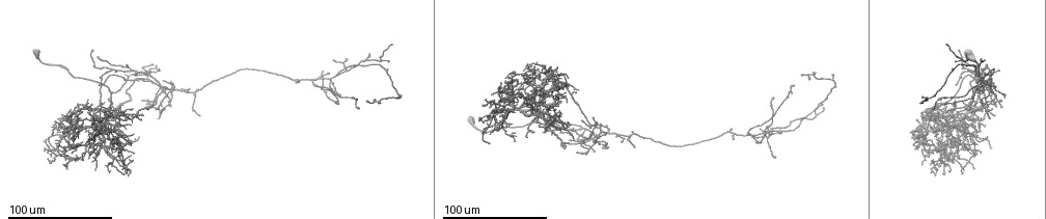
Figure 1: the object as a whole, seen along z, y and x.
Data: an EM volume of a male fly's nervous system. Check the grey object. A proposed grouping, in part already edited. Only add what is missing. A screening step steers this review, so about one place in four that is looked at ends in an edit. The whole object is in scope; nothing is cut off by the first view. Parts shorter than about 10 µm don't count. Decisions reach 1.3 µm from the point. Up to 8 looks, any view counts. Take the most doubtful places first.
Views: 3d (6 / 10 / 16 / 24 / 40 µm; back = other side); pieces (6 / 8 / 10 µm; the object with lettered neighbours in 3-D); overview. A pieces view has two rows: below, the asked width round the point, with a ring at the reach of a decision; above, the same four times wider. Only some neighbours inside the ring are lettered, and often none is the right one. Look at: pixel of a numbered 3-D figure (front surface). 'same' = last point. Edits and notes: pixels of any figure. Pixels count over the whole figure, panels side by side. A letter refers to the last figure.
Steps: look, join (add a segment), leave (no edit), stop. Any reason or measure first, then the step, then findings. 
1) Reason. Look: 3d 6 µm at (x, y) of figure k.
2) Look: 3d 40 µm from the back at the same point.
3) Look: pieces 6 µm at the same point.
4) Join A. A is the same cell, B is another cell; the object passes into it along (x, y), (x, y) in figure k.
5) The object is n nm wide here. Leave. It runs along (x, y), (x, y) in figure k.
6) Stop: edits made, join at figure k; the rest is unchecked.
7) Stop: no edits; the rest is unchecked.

An open end. Look: 3d 40 µm at (516, 105) of figure 1.

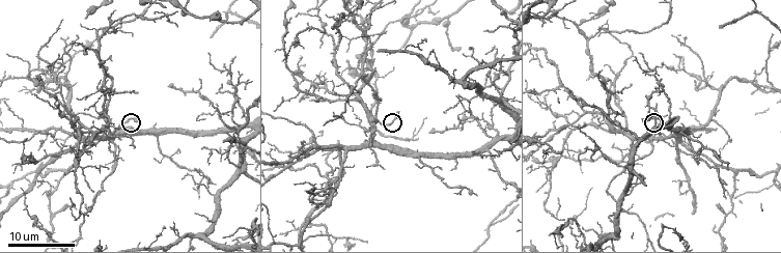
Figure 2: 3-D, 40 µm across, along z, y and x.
See the neighbours. Look: pieces 8 µm at (398, 111) of figure 2.

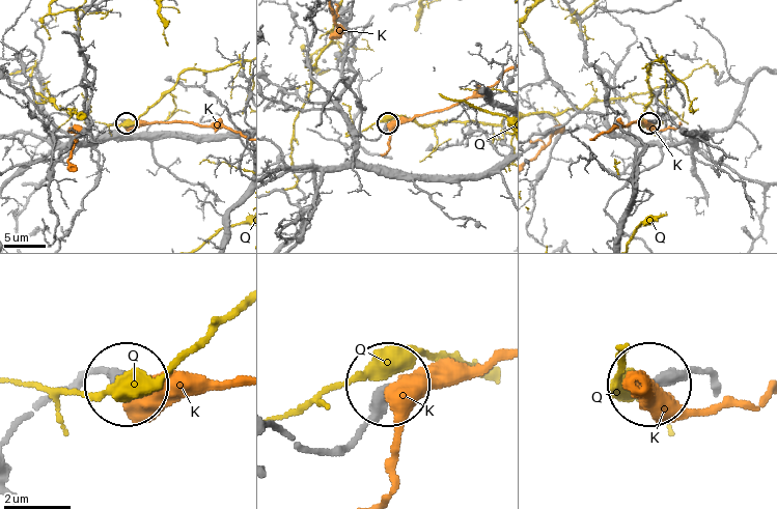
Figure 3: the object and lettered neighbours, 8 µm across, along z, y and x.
Leave. K and Q are other cells; no lettered segment goes on from it.

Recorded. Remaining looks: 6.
Free end. Look: 3d 40 µm at (934, 126) of figure 1.

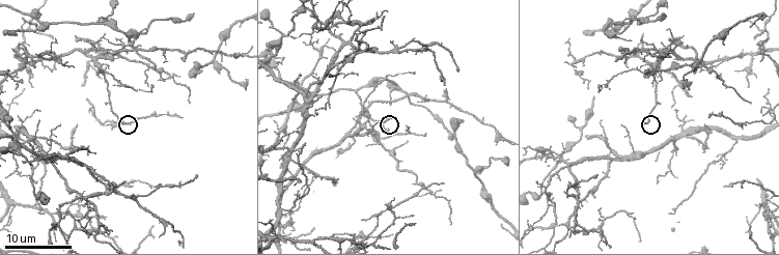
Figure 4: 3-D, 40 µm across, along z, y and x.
Look: pieces 6 µm at (129, 124) of figure 4.

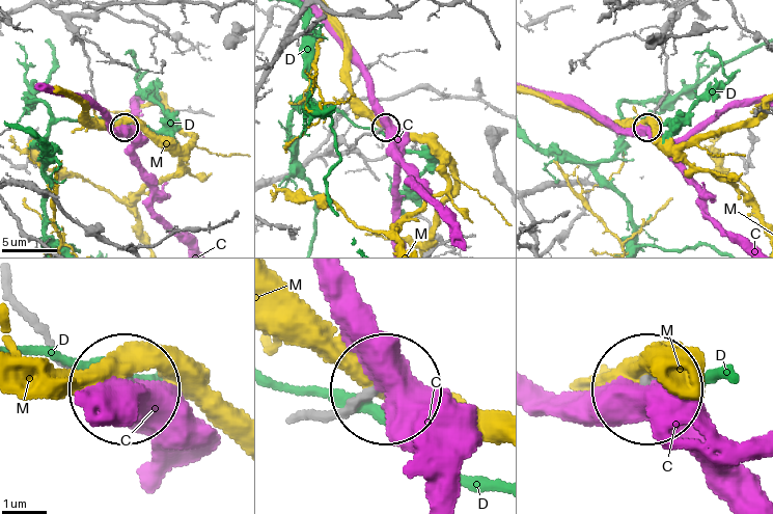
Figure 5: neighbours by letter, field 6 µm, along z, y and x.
Leave. C, D and M are other cells; it runs along (300, 420), (385, 389) in figure 5; no lettered segment goes on from it.

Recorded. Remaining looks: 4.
Thin end. Look: 3d 40 µm at (761, 131) of figure 1.

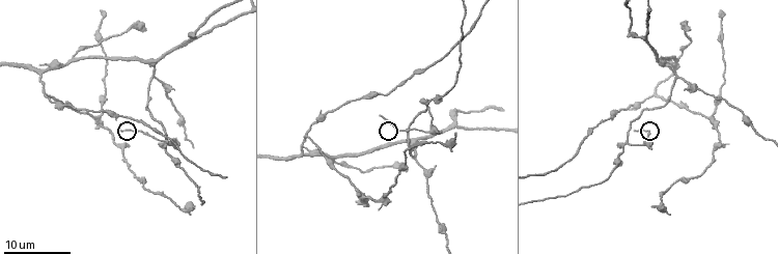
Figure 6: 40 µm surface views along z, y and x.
What lies round it. Look: pieces 6 µm at (380, 116) of figure 6.

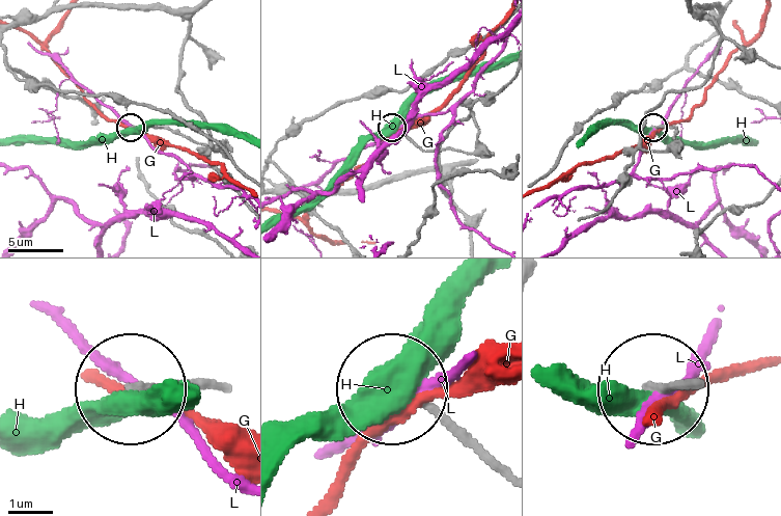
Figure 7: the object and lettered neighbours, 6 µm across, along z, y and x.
Leave. G, H and L are other cells; it runs along (445, 134), (470, 115), (476, 146), (421, 150), (392, 127) in figure 7; no lettered segment goes on from it.

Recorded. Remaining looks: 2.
End of a long branch. Look: 3d 24 µm at (322, 70) of figure 1.

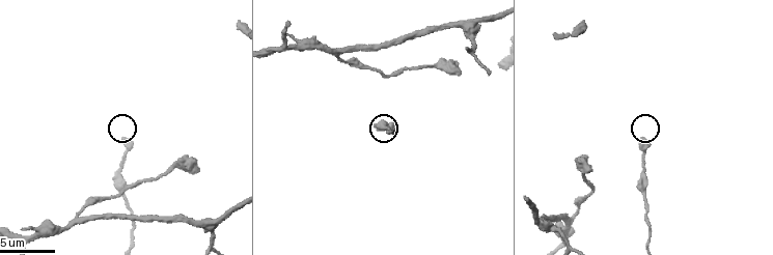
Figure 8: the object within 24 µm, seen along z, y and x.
What lies round it. Look: pieces 8 µm at (126, 138) of figure 8.

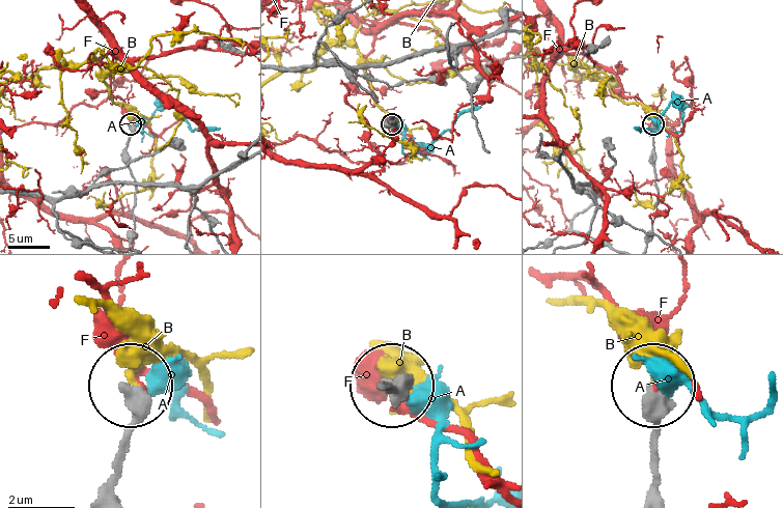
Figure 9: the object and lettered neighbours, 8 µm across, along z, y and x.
Leave. A, B and F are other cells; it runs along (118, 494), (118, 452), (135, 411), (130, 388) in figure 9; none of them fits.

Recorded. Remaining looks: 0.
Stop: no edits; the rest is unchecked.

